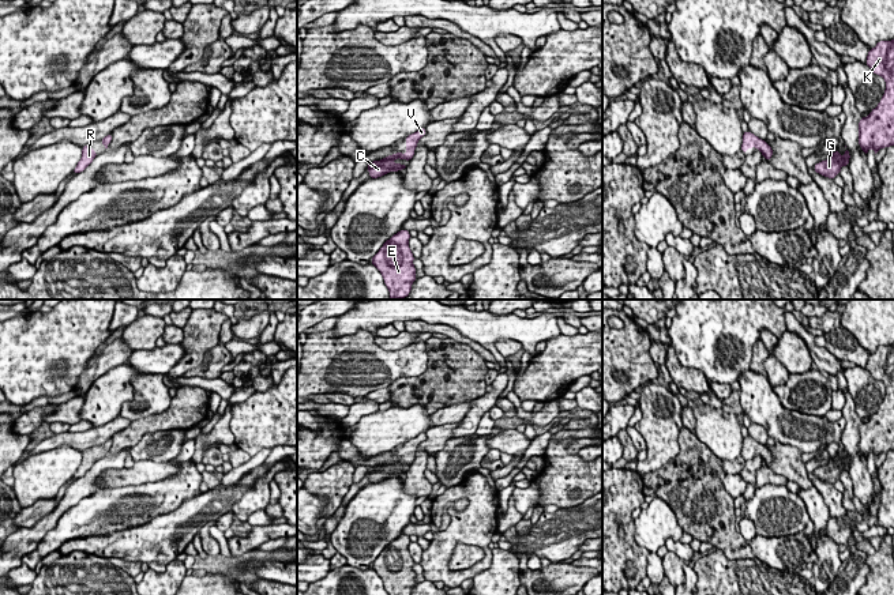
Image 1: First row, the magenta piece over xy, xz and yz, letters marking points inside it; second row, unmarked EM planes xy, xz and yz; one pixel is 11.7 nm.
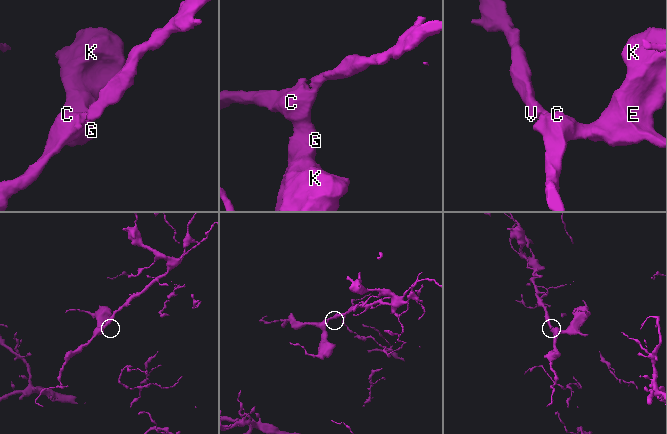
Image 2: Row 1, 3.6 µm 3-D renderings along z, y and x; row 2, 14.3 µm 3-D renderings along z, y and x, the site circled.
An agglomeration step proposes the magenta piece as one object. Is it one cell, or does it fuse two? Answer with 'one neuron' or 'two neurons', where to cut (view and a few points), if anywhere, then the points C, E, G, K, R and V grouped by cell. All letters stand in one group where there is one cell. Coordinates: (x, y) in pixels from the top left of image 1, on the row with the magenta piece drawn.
one neuron; no cut; C E G K R V

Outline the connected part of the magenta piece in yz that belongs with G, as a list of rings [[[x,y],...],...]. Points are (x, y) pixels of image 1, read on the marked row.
[[[838,150],[829,155],[826,161],[818,162],[814,166],[814,170],[824,177],[834,178],[841,172],[841,166],[849,166],[850,154],[846,150],[845,154],[841,157]]]

